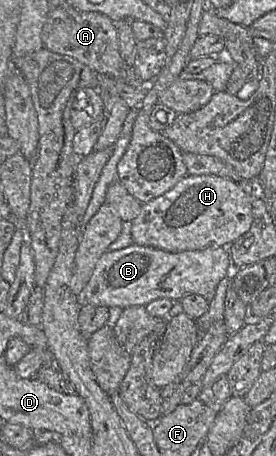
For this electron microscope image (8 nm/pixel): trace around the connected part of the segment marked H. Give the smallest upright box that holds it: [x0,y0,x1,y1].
[131,175,252,252]

